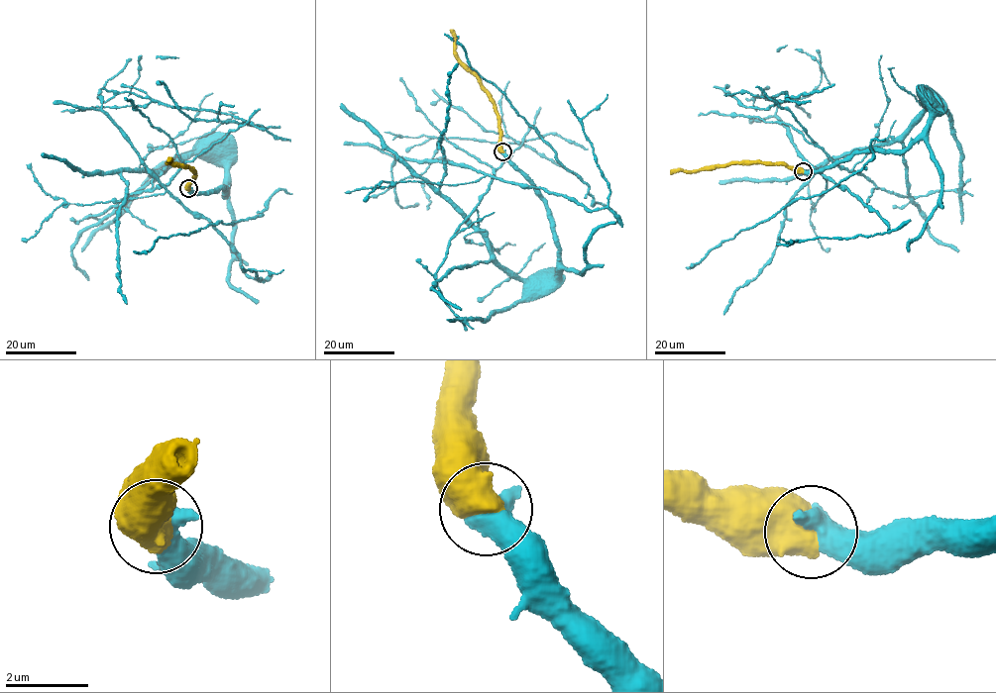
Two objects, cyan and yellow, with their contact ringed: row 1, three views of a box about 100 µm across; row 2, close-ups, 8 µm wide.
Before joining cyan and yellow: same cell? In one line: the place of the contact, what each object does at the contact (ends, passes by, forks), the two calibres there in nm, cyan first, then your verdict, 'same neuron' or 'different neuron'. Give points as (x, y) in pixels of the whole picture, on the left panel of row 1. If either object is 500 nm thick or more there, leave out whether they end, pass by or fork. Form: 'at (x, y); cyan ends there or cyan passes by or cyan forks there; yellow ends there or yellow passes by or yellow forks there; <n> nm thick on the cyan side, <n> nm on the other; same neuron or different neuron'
at (188, 188); 700 nm thick on the cyan side, 750 nm on the other; same neuron

